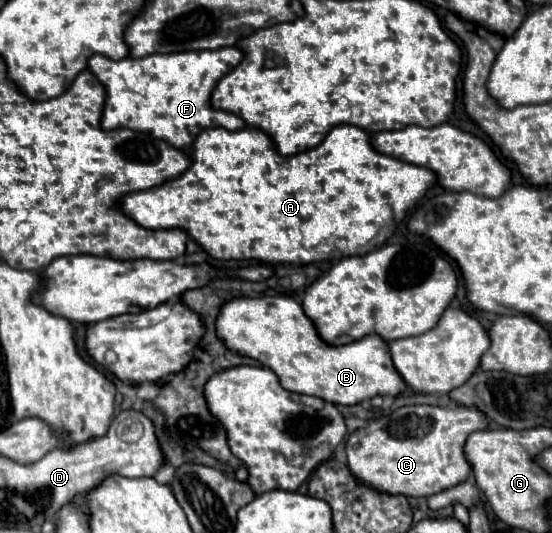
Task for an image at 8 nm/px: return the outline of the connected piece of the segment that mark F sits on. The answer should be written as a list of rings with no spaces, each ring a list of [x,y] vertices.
[[[236,46],[198,52],[150,54],[142,58],[128,56],[122,60],[94,54],[88,60],[88,68],[106,86],[106,104],[100,126],[104,130],[130,128],[136,132],[148,132],[184,152],[192,150],[192,144],[202,130],[218,126],[226,130],[242,130],[246,128],[242,118],[216,110],[210,102],[218,80],[236,68],[242,58],[244,52]]]

